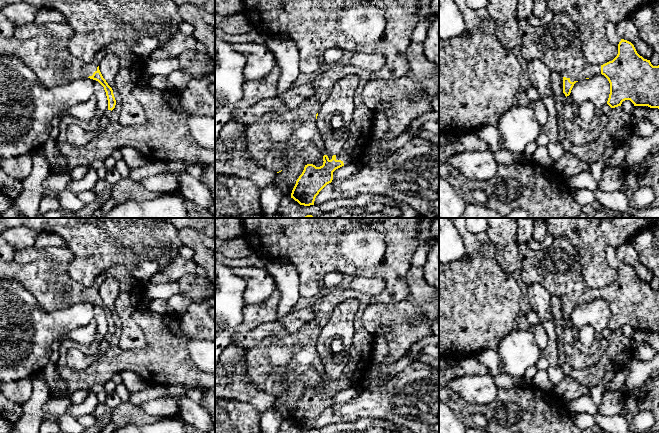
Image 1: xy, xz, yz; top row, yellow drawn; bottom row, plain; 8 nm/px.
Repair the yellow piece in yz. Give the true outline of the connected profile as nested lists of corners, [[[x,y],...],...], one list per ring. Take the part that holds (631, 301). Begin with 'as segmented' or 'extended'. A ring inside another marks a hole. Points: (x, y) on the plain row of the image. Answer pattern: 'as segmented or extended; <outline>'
extended; [[[564,237],[554,238],[551,246],[543,251],[532,250],[527,243],[521,243],[519,244],[519,257],[522,264],[520,270],[521,280],[527,286],[539,284],[551,295],[559,296],[563,300],[563,317],[566,321],[570,319],[576,306],[602,298],[610,307],[610,318],[607,328],[611,332],[621,330],[623,325],[630,324],[634,330],[648,330],[650,332],[659,333],[659,289],[653,290],[650,284],[640,280],[631,266],[621,263],[618,268],[618,278],[612,285],[603,289],[594,289],[591,288],[583,278],[581,265],[579,263],[579,255],[576,248]]]

